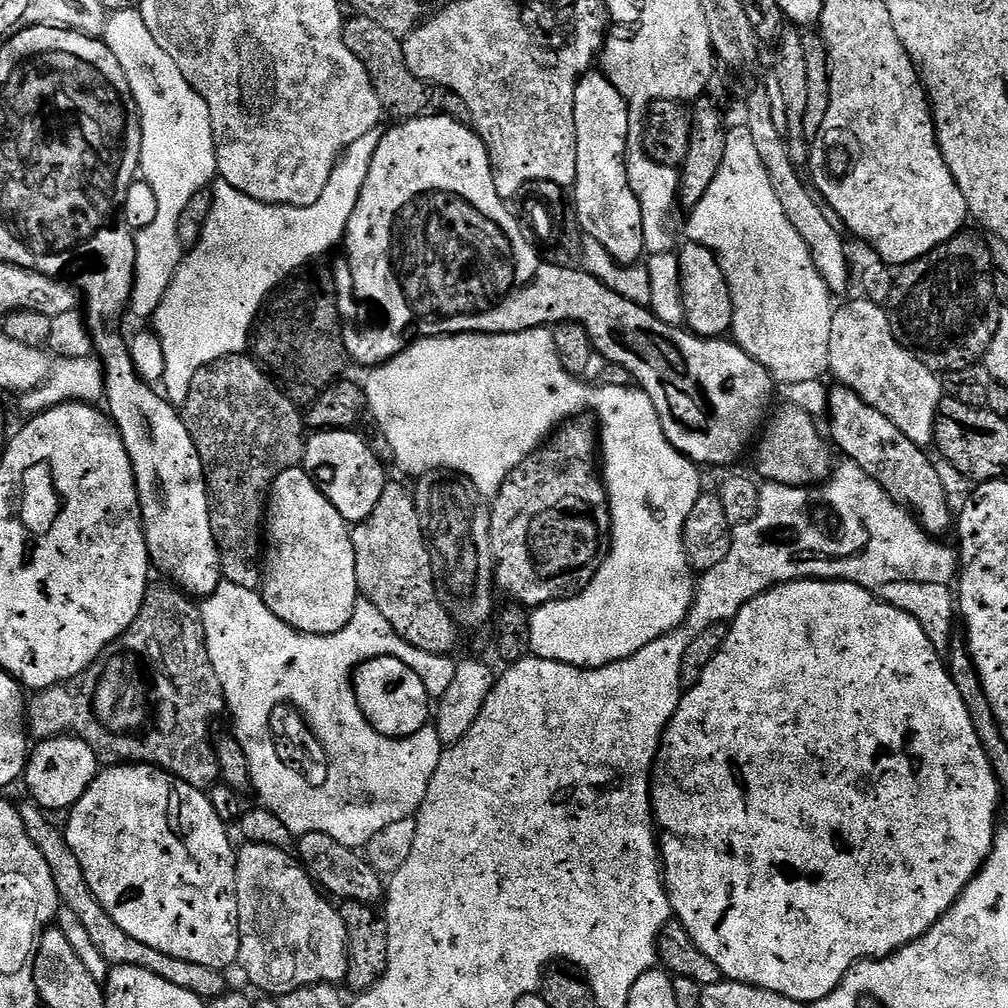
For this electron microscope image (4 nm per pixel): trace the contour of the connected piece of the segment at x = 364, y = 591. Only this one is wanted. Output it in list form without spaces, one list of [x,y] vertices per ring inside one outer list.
[[[385,483],[378,506],[374,506],[372,513],[362,523],[352,528],[352,545],[361,597],[374,602],[390,626],[394,626],[394,630],[403,640],[410,642],[410,646],[418,646],[418,650],[434,656],[455,653],[458,625],[436,594],[436,577],[430,567],[430,549],[424,530],[420,527],[420,515],[413,493],[409,489],[407,492],[400,484]]]

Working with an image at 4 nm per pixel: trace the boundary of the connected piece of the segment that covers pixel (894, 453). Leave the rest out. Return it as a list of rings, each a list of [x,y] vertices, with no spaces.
[[[836,386],[828,393],[826,420],[832,423],[831,443],[837,449],[840,447],[845,452],[843,455],[853,460],[867,476],[874,478],[894,503],[908,509],[926,533],[943,536],[951,524],[953,527],[954,508],[952,512],[944,480],[927,456],[929,453],[910,442],[910,438],[906,438],[906,434],[902,434],[886,414],[878,414],[878,410],[862,402],[854,390]]]

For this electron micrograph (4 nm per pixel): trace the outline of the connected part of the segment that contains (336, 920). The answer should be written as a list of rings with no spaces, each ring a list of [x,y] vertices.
[[[245,843],[236,853],[236,897],[238,898],[238,930],[240,931],[240,958],[238,968],[248,975],[248,980],[256,988],[261,988],[261,993],[272,998],[279,998],[290,994],[295,988],[305,988],[311,984],[339,985],[348,978],[348,939],[346,926],[342,922],[337,905],[318,887],[315,880],[309,876],[304,865],[291,852],[283,852],[274,846]]]

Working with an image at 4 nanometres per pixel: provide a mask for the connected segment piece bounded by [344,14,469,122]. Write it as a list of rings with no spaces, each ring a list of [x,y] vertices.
[[[359,14],[353,15],[344,25],[344,41],[350,46],[353,54],[366,66],[370,74],[370,82],[380,99],[380,107],[385,113],[393,116],[393,121],[403,122],[422,118],[423,116],[453,116],[456,120],[469,119],[468,107],[458,94],[437,84],[429,84],[426,80],[419,80],[404,61],[404,45],[401,37],[390,34],[390,30],[382,30],[378,22]]]

